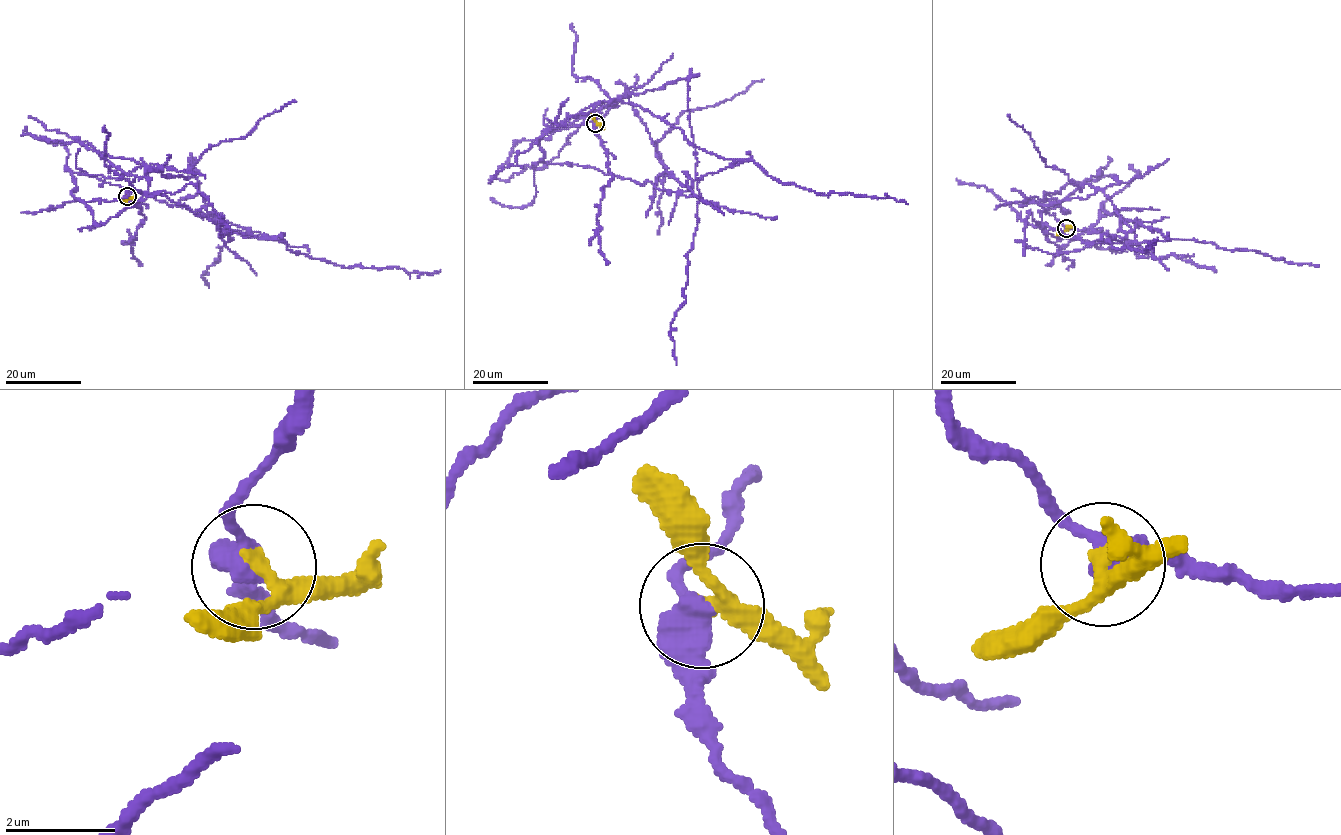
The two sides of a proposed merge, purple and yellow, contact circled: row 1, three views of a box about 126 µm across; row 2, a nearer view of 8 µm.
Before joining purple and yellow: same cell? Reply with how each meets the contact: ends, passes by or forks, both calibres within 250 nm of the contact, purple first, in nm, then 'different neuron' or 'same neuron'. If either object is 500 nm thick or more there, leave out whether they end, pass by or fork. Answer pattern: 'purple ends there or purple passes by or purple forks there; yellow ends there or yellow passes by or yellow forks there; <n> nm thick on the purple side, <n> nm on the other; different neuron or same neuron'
purple passes by; yellow passes by; 420 nm thick on the purple side, 280 nm on the other; different neuron

